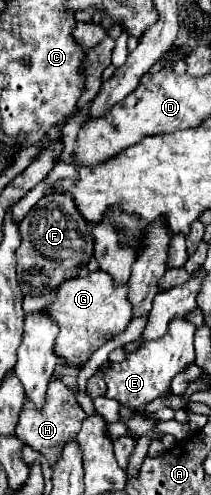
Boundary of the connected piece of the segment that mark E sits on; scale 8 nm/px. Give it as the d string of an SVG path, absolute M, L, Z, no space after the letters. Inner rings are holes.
M175 319L169 325L169 331L159 341L145 341L135 353L129 353L129 357L121 365L109 365L109 369L103 373L103 381L107 385L105 397L117 399L123 407L141 409L147 403L151 403L157 397L167 395L171 379L185 371L195 361L195 349L193 349L193 333L195 325L191 325L185 319Z

